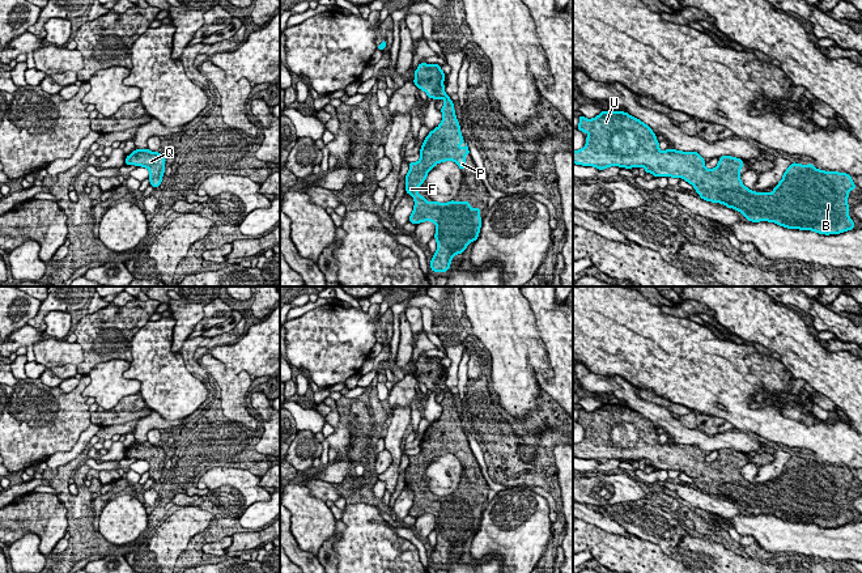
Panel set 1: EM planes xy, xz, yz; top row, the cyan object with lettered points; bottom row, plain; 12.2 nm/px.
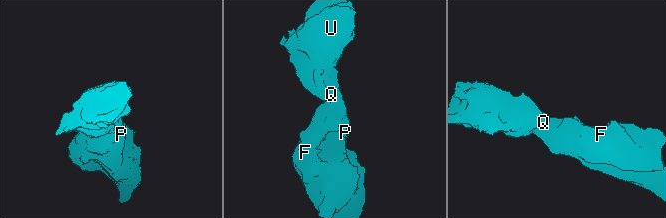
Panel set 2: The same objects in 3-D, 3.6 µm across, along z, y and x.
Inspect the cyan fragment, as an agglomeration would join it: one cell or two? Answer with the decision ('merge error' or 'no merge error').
no merge error

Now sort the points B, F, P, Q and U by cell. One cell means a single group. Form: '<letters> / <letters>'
B F P Q U

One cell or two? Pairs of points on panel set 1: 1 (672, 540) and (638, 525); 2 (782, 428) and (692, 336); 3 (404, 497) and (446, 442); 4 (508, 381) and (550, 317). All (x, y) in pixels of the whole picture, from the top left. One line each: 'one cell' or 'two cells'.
1: one cell
2: one cell
3: two cells
4: two cells

